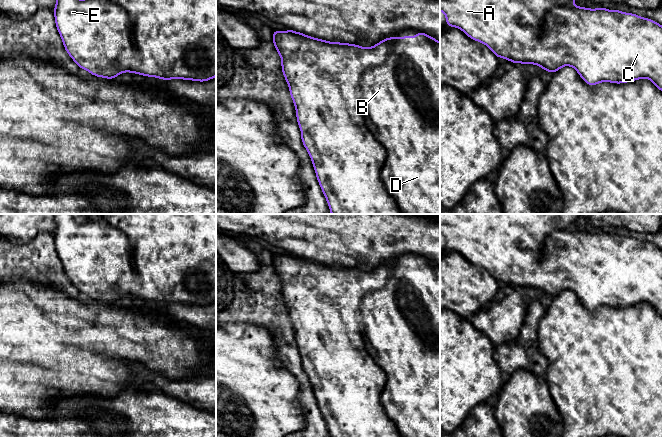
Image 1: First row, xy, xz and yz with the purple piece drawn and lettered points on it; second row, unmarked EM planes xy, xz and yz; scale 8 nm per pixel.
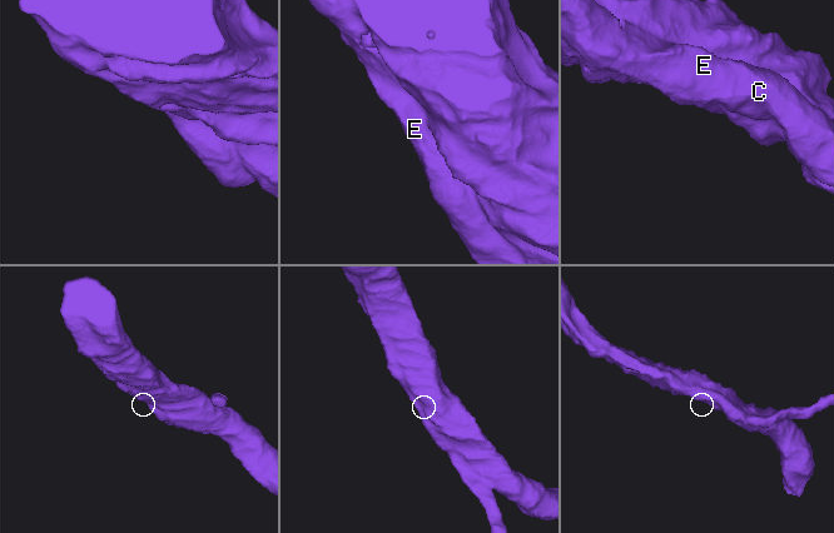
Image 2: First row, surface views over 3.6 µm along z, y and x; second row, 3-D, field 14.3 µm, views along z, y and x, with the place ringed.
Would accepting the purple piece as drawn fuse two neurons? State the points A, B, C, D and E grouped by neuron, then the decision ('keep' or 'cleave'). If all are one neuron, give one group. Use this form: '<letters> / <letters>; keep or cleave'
A B C D E; keep

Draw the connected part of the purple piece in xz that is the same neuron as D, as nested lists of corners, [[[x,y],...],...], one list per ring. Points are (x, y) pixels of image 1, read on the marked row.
[[[294,30],[272,32],[301,131],[317,181],[331,214],[440,214],[440,42],[418,31],[416,36],[387,37],[370,48],[357,44],[330,42]]]

